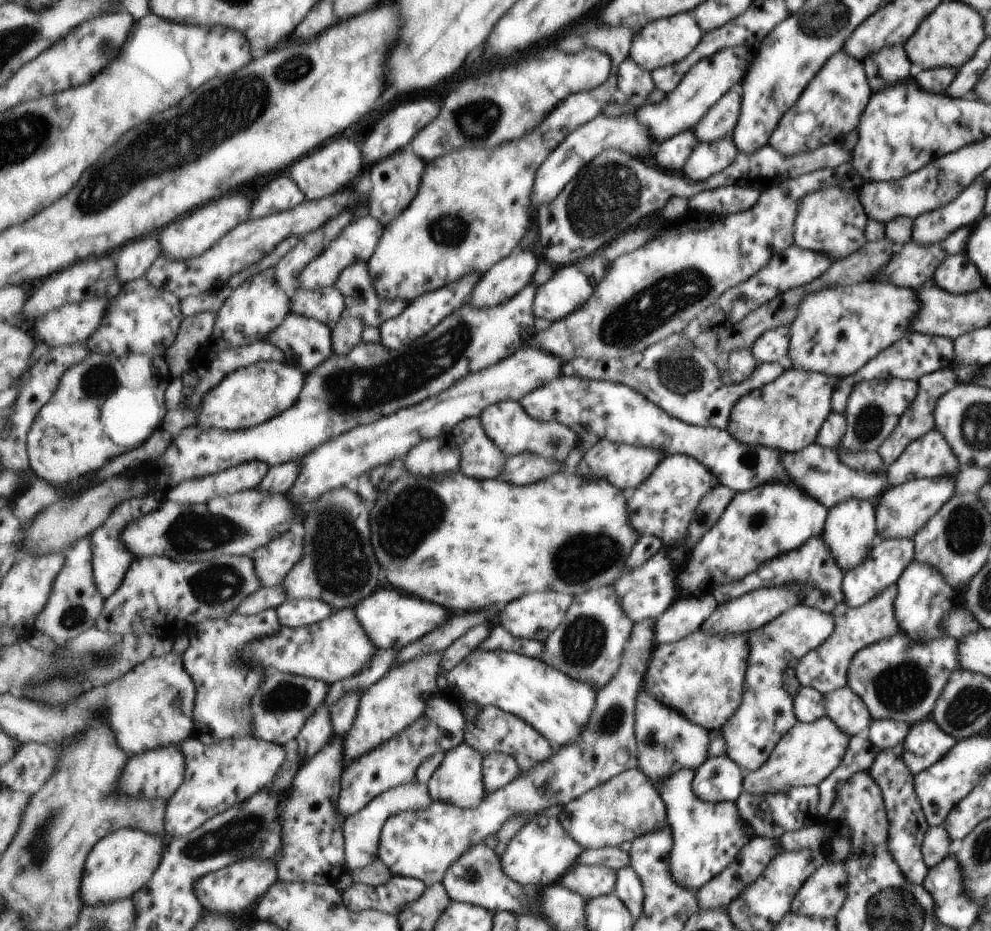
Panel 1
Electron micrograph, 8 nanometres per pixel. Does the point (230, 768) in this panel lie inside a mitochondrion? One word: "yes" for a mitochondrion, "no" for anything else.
no

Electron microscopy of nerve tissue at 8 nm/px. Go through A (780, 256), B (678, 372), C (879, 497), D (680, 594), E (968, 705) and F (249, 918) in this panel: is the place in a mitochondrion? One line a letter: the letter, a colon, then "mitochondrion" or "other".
A: other
B: mitochondrion
C: other
D: other
E: mitochondrion
F: other

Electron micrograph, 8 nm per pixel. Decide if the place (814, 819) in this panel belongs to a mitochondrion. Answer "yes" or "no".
no

